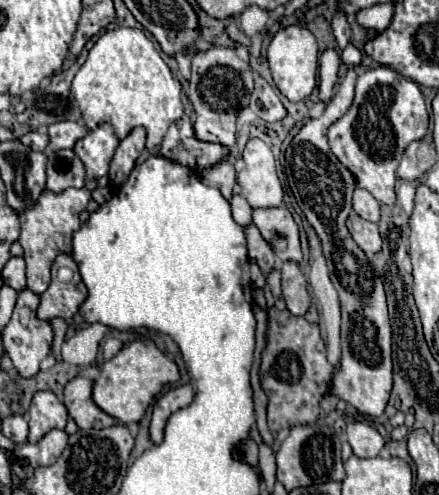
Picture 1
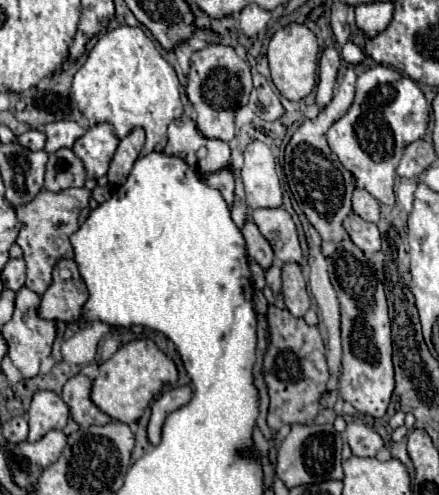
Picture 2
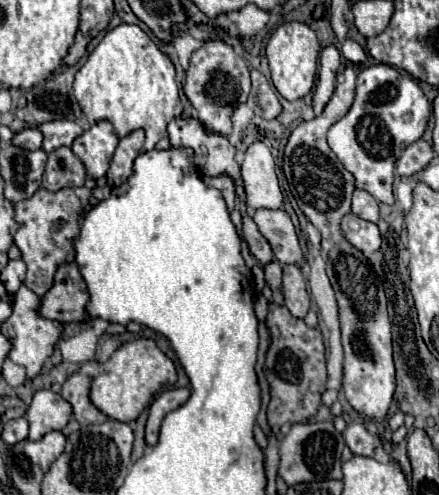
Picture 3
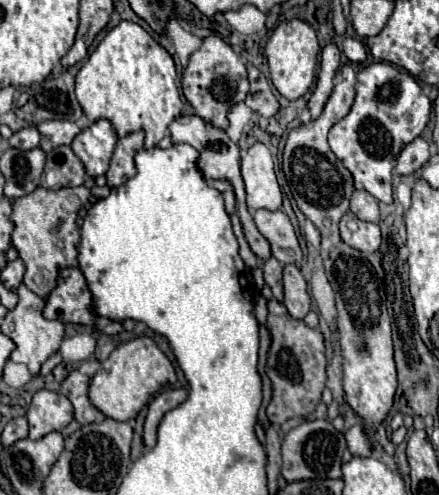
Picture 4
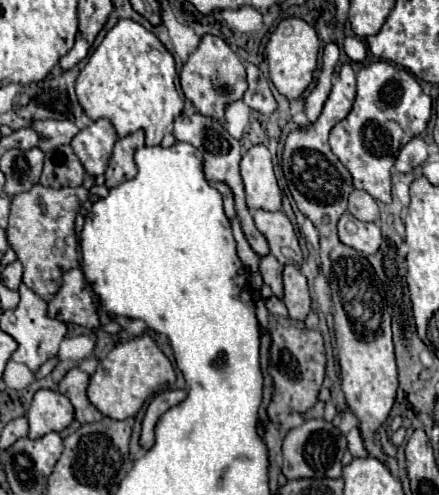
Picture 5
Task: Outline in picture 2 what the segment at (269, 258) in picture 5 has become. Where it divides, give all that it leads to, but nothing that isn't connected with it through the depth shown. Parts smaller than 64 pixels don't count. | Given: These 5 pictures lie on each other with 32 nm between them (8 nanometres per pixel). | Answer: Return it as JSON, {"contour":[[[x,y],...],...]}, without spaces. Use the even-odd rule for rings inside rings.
{"contour":[[[272,264],[272,266],[266,270],[266,284],[268,284],[270,290],[274,292],[274,304],[282,308],[284,304],[282,304],[282,296],[280,296],[280,274],[282,274],[280,266],[278,266],[278,264]]]}

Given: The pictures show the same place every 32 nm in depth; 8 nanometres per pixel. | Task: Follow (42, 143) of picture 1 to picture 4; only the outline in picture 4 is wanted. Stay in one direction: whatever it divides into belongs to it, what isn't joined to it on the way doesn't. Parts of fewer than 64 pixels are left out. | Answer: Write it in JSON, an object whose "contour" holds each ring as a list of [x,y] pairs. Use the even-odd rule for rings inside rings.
{"contour":[[[34,126],[22,128],[22,130],[14,132],[14,134],[6,140],[8,148],[18,148],[18,150],[32,150],[32,148],[38,148],[38,142],[40,142],[40,132],[36,132]]]}

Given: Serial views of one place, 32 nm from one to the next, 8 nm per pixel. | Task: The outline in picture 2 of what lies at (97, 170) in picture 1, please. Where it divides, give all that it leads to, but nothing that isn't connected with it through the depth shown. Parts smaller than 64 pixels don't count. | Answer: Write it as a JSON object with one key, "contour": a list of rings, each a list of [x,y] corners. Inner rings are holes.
{"contour":[[[100,122],[92,126],[84,136],[80,136],[72,150],[74,154],[84,162],[86,174],[90,178],[100,178],[108,172],[108,164],[116,152],[118,136],[114,134],[112,124]]]}

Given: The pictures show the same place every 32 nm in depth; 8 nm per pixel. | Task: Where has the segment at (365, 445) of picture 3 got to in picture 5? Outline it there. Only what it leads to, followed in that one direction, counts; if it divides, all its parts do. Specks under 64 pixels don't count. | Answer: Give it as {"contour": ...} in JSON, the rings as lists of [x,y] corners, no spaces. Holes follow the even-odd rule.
{"contour":[[[352,428],[346,438],[348,438],[348,450],[350,450],[350,454],[352,454],[354,458],[366,458],[366,456],[368,456],[368,452],[366,452],[366,448],[364,448],[364,442],[362,442],[362,438],[360,438],[358,428]]]}

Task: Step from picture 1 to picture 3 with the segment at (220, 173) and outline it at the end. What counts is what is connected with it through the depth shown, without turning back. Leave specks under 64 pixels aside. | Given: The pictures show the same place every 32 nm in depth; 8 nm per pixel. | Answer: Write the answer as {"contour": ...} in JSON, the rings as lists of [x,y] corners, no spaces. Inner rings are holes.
{"contour":[[[218,176],[218,178],[206,178],[206,184],[218,188],[222,192],[222,196],[226,200],[226,208],[228,208],[228,212],[232,212],[234,204],[236,204],[236,194],[234,194],[232,180],[228,180],[228,176]]]}

